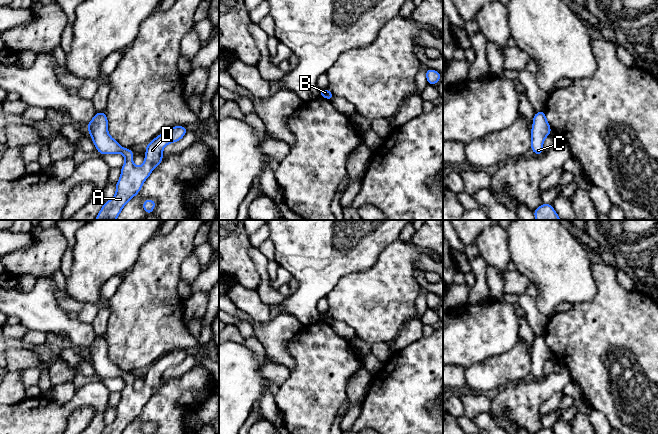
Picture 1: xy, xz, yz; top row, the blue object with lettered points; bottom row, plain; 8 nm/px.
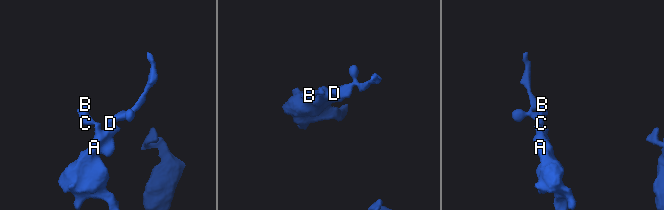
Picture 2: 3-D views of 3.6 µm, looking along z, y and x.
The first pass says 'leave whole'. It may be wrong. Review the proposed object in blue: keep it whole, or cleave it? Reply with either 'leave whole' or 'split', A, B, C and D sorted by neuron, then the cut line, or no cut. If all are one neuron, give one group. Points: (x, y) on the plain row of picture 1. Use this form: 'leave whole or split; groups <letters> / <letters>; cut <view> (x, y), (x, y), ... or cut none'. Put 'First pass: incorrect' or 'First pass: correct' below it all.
leave whole; groups A B C D; cut none
First pass: correct

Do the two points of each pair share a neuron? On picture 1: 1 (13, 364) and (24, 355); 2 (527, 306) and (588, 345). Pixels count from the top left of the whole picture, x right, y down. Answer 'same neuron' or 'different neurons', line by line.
1: same neuron
2: different neurons

